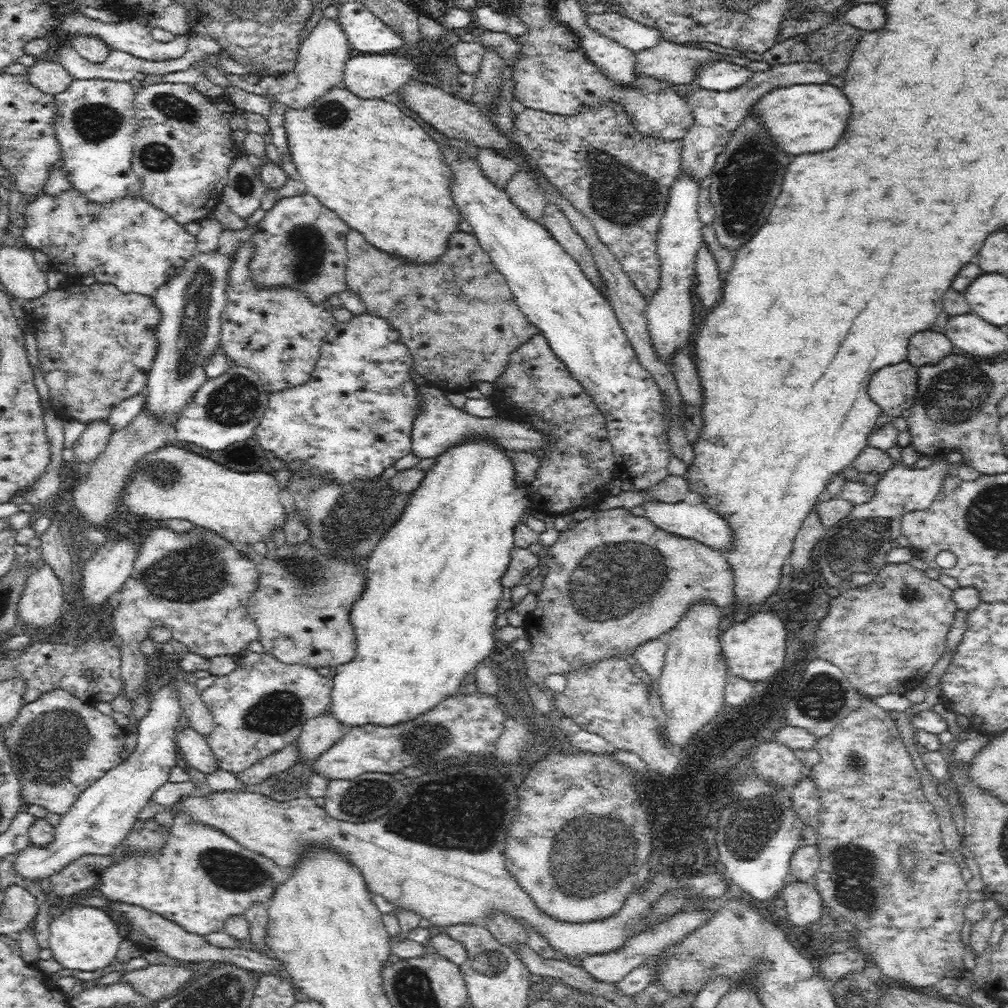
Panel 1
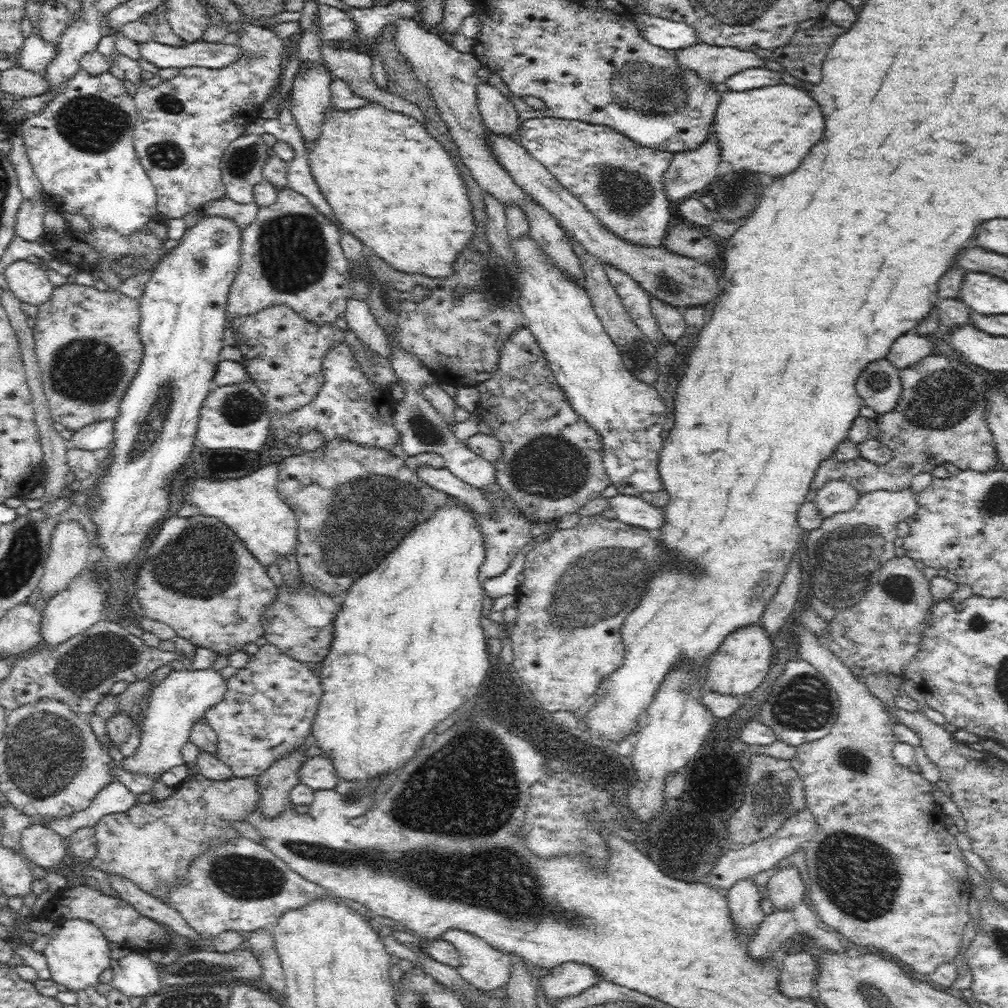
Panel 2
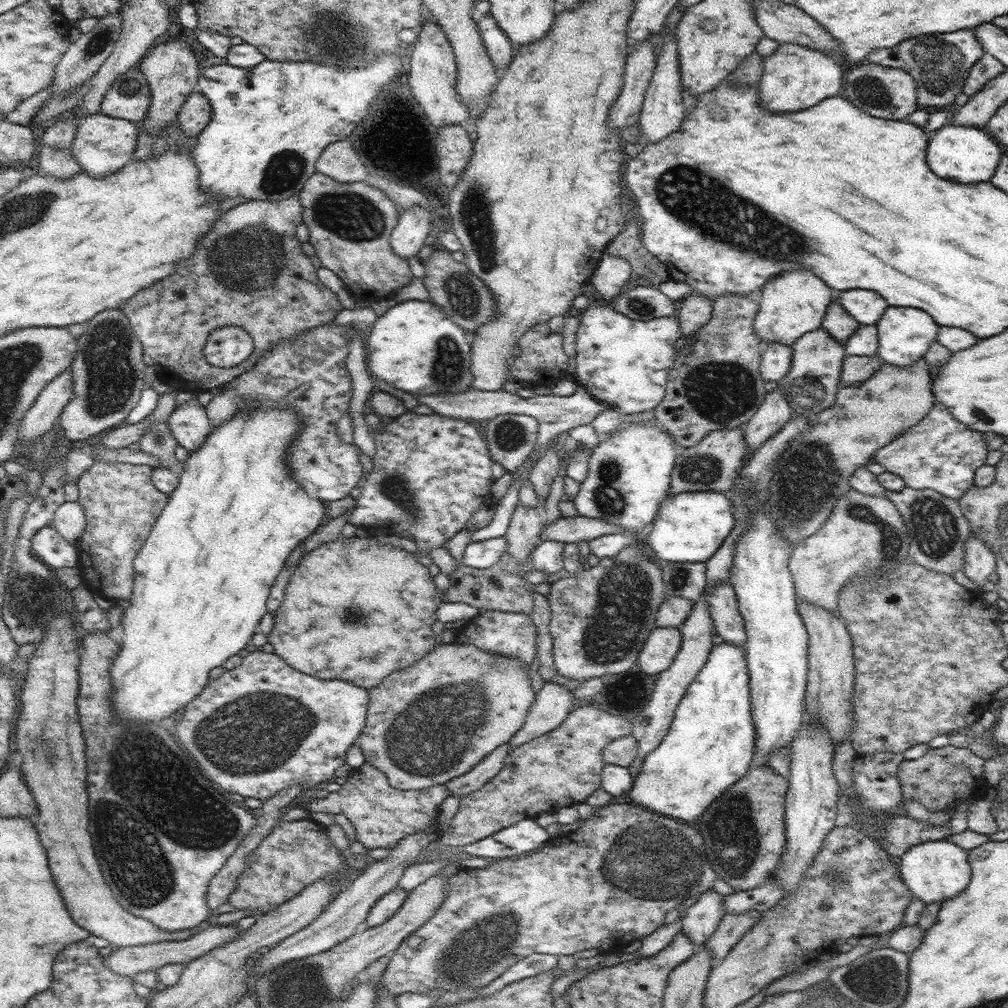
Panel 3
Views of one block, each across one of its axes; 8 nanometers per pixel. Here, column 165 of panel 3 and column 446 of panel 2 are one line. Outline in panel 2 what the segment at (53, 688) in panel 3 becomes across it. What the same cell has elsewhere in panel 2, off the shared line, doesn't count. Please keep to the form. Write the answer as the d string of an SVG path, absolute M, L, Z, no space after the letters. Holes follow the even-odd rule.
M448 929L440 938L451 942L460 953L457 971L479 991L501 994L511 973L511 954L492 948L475 934Z

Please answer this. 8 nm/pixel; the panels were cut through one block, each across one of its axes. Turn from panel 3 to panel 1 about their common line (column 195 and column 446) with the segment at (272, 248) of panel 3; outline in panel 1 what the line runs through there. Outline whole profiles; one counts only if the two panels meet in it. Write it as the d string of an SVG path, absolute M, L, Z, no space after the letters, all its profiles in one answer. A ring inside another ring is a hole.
M350 230L347 235L346 249L347 287L362 299L368 313L383 318L398 331L412 355L413 369L426 378L428 384L446 393L476 389L480 382L493 384L506 370L510 353L539 332L537 326L522 314L505 276L494 266L473 233L456 232L444 254L430 263L413 263L376 249L356 230Z

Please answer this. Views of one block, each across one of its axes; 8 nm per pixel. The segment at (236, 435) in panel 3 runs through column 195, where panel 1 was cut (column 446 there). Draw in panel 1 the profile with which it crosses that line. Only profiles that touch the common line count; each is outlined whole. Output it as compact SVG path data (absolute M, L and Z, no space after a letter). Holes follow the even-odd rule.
M470 438L466 442L460 442L458 446L452 446L444 454L436 457L434 465L426 471L420 483L410 495L410 500L400 516L400 520L392 526L388 536L380 540L376 550L370 554L364 562L366 588L362 596L356 600L350 612L350 623L354 629L356 645L356 656L348 663L338 665L336 673L332 676L333 687L331 692L331 706L329 711L336 721L342 723L345 730L350 730L356 726L377 725L390 727L400 725L402 722L412 721L416 716L420 717L432 710L436 704L454 696L460 690L460 683L468 674L474 673L473 669L482 662L491 662L500 644L494 641L495 620L497 618L496 609L504 590L502 578L510 562L511 552L514 544L514 529L520 522L524 521L523 514L526 509L530 509L530 497L524 484L516 484L515 470L513 462L505 453L507 450L501 446L492 444L483 438Z

